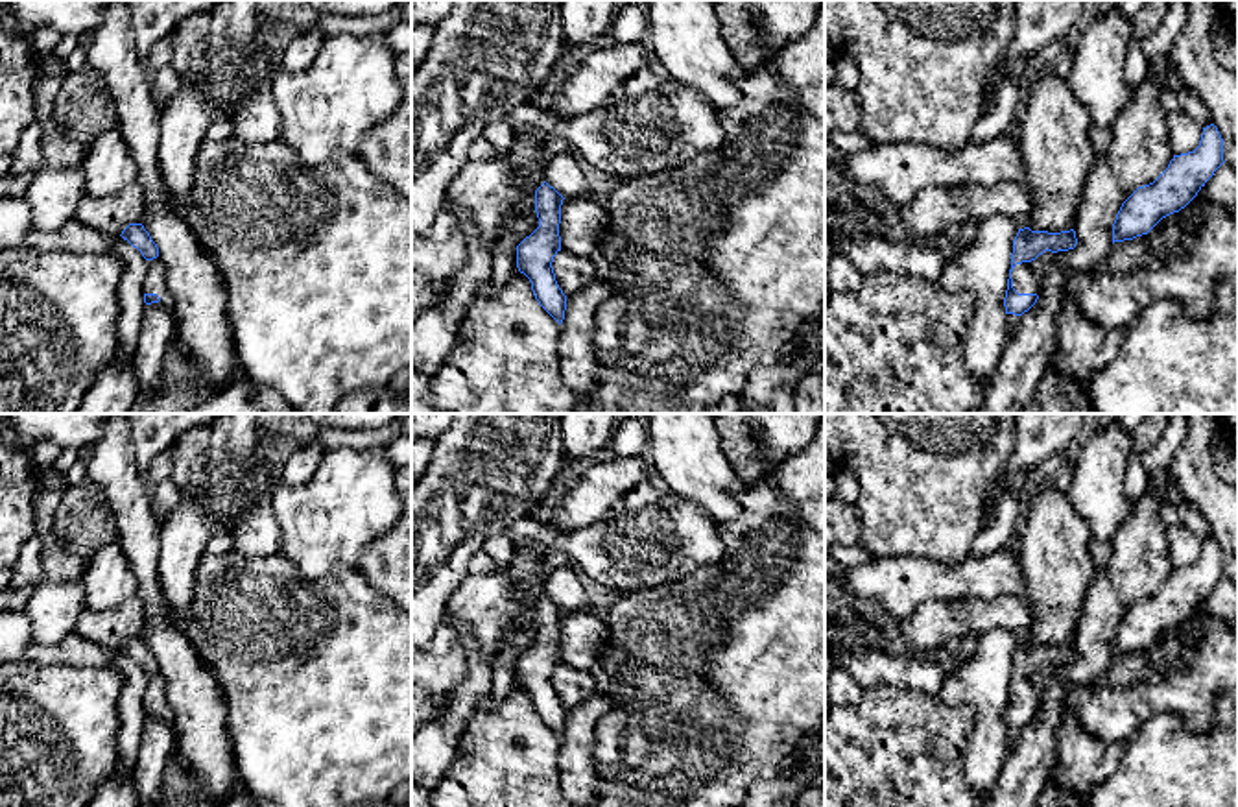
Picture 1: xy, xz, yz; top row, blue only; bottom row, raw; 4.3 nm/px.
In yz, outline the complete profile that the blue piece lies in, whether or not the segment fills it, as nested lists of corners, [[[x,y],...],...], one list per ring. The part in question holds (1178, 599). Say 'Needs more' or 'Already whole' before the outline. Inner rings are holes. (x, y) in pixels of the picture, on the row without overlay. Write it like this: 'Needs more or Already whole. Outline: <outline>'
Already whole. Outline: [[[1210,537],[1194,565],[1173,569],[1153,596],[1138,600],[1122,617],[1113,657],[1148,648],[1162,632],[1184,622],[1223,576],[1223,552]]]

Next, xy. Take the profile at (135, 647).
Needs more. Outline: [[[129,637],[120,650],[137,661],[148,674],[148,687],[142,698],[144,717],[151,718],[161,713],[168,715],[166,681],[159,672],[159,661],[151,654],[149,646],[142,637]]]

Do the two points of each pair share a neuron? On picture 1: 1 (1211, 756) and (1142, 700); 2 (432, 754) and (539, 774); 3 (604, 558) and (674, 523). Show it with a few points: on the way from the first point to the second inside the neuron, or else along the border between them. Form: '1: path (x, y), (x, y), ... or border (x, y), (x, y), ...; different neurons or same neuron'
1: border (1172, 710), (1154, 713), (1126, 743); different neurons
2: border (471, 717), (458, 739), (456, 758), (438, 787); different neurons
3: path (620, 551), (657, 538); same neuron

